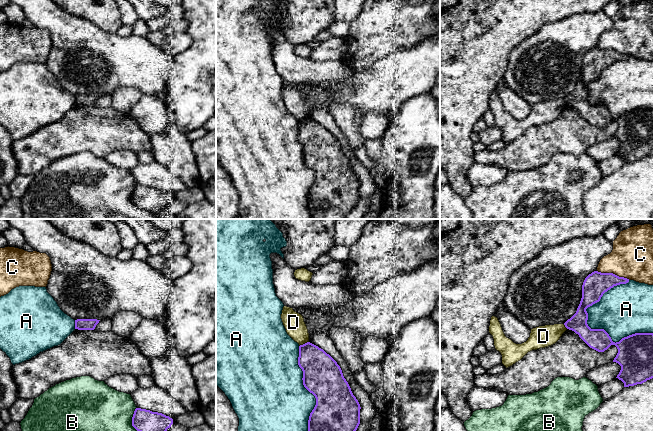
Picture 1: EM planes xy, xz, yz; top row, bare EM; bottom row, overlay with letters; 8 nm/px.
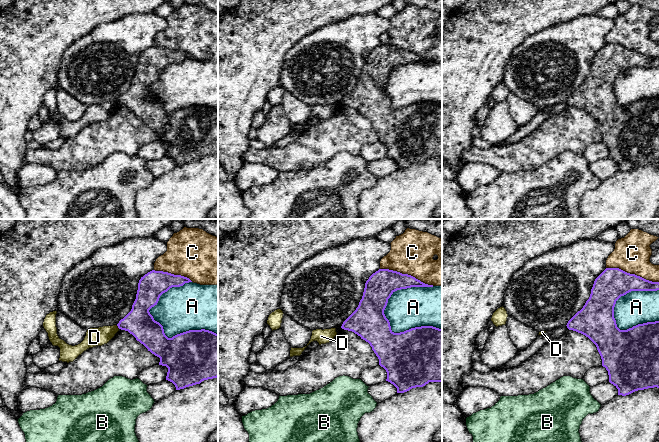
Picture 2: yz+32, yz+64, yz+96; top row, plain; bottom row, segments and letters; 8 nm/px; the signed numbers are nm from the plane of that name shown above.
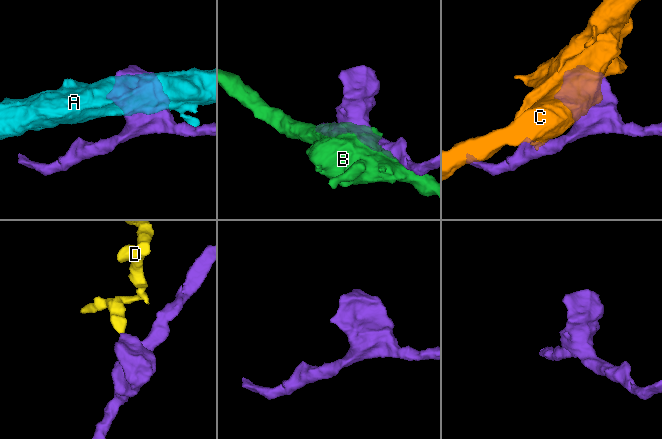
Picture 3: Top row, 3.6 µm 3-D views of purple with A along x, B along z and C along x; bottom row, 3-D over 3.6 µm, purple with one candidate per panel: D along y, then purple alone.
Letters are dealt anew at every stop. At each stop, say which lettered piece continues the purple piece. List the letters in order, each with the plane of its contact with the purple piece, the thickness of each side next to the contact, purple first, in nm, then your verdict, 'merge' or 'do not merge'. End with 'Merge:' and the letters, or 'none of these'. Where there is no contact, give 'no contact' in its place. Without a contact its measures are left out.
A: yz | 280/400 nm | do not merge
B: xy | 200/380 nm | do not merge
C: yz | 190/340 nm | do not merge
D: xz | 280/160 nm | do not merge
Merge: none of these

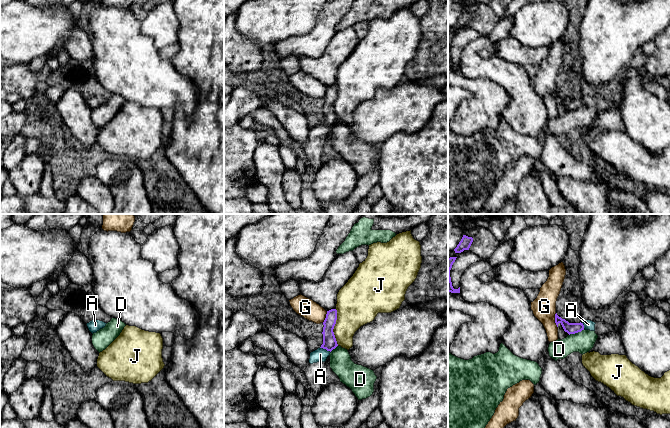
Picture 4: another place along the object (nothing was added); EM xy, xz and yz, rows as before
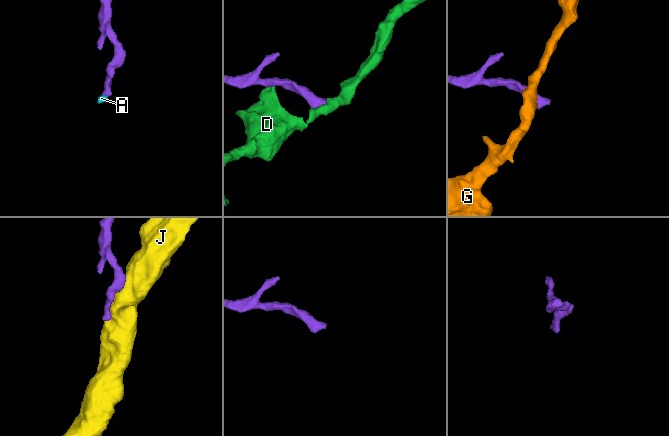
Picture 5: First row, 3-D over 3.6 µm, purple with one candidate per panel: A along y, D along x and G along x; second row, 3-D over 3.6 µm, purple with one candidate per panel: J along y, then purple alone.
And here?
A: xz | 110/100 nm | merge
D: yz | 100/170 nm | do not merge
G: yz | 100/190 nm | do not merge
J: xz | 110/320 nm | do not merge
Merge: A

